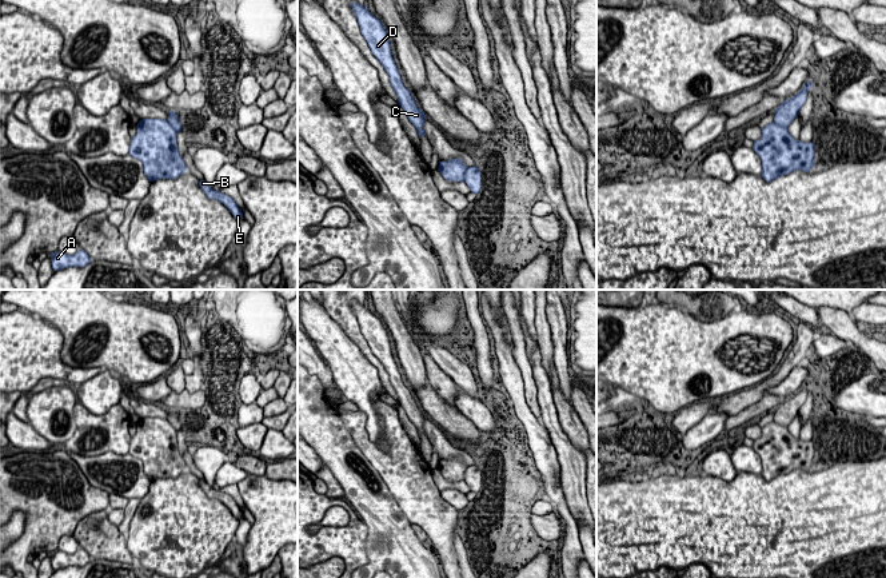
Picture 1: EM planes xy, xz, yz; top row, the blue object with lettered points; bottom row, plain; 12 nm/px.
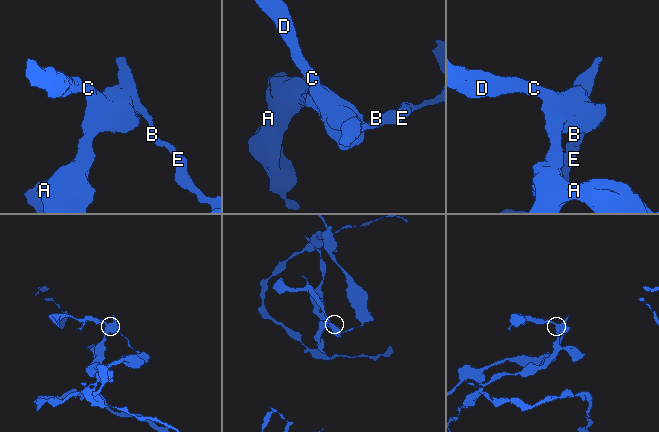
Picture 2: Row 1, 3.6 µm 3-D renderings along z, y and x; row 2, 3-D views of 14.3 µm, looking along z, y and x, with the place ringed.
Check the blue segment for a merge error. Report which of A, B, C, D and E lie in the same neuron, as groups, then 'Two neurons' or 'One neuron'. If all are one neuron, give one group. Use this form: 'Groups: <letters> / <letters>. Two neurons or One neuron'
Groups: A C D / B E. Two neurons

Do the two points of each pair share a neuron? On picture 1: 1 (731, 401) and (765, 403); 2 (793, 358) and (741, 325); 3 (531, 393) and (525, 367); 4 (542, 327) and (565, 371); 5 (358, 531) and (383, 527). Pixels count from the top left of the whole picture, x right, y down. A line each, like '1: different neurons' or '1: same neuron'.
1: different neurons
2: different neurons
3: same neuron
4: different neurons
5: different neurons

